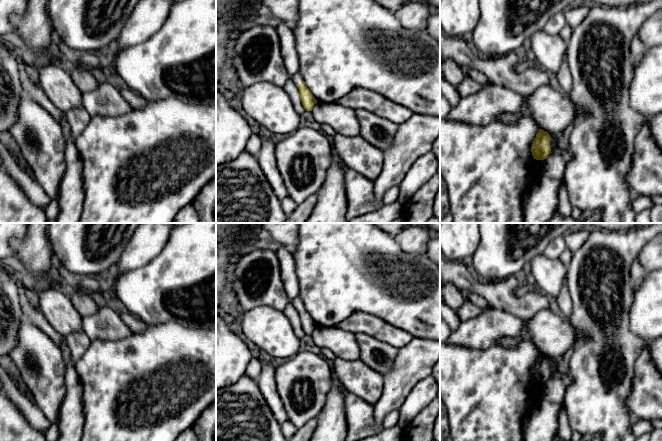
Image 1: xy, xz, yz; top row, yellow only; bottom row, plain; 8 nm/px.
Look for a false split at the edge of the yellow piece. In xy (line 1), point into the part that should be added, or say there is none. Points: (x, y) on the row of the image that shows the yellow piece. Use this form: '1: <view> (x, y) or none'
1: none

